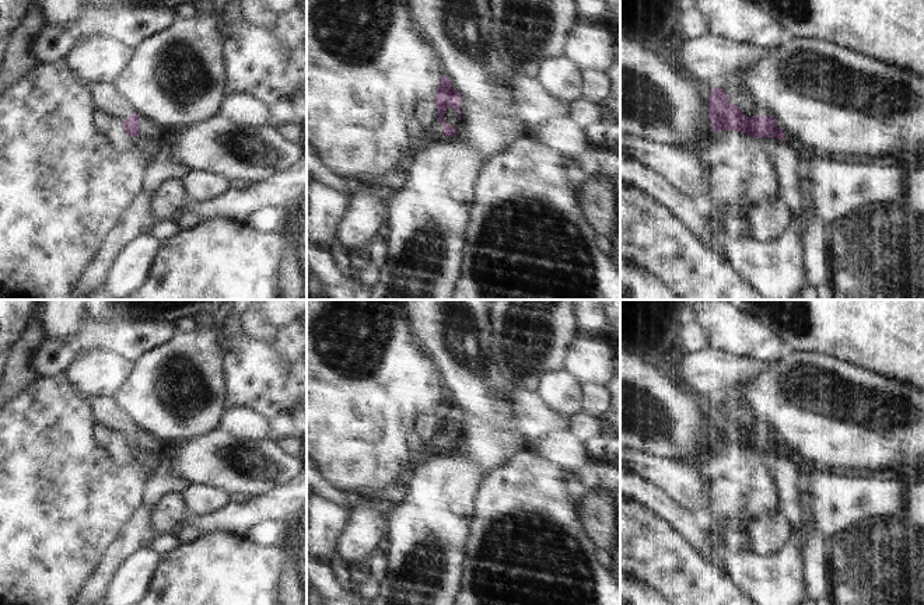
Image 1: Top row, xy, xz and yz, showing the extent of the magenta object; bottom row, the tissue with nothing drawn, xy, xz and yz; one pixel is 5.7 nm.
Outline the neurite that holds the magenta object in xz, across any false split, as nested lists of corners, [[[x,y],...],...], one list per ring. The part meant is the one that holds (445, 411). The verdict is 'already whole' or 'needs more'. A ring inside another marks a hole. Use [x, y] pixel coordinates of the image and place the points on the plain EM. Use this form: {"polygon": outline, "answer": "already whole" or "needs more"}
{"polygon": [[[444,388],[441,391],[441,398],[437,402],[434,409],[435,419],[438,422],[438,433],[433,438],[421,440],[421,451],[427,454],[437,454],[441,451],[454,451],[455,441],[449,440],[445,433],[444,427],[448,422],[454,422],[458,426],[458,433],[461,434],[461,408],[452,401],[448,391]]], "answer": "needs more"}

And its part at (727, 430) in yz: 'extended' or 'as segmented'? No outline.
extended

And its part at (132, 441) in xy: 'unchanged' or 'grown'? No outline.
grown

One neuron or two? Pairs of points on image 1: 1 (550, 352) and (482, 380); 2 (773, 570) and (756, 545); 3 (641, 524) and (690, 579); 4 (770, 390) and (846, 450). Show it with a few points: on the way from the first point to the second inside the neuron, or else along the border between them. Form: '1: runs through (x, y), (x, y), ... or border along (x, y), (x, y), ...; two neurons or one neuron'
1: border along (492, 341), (492, 357), (513, 394), (527, 392); two neurons
2: border along (790, 535), (773, 553), (753, 553), (742, 545); two neurons
3: runs through (650, 538), (676, 565); one neuron
4: runs through (788, 405), (801, 412), (808, 412), (828, 432); one neuron

